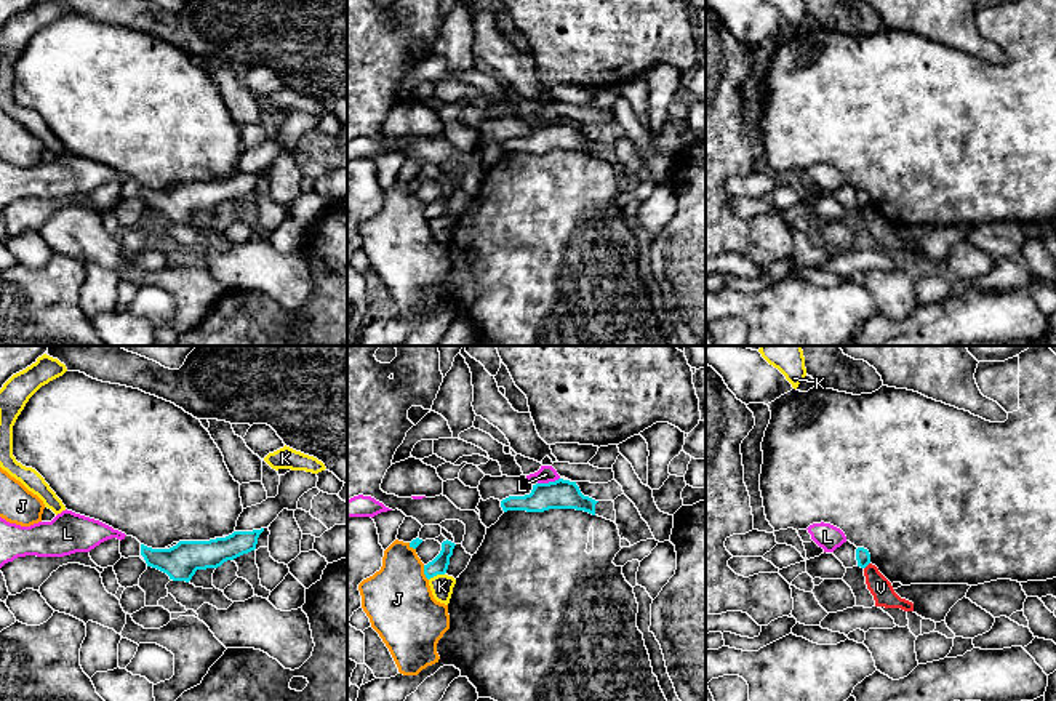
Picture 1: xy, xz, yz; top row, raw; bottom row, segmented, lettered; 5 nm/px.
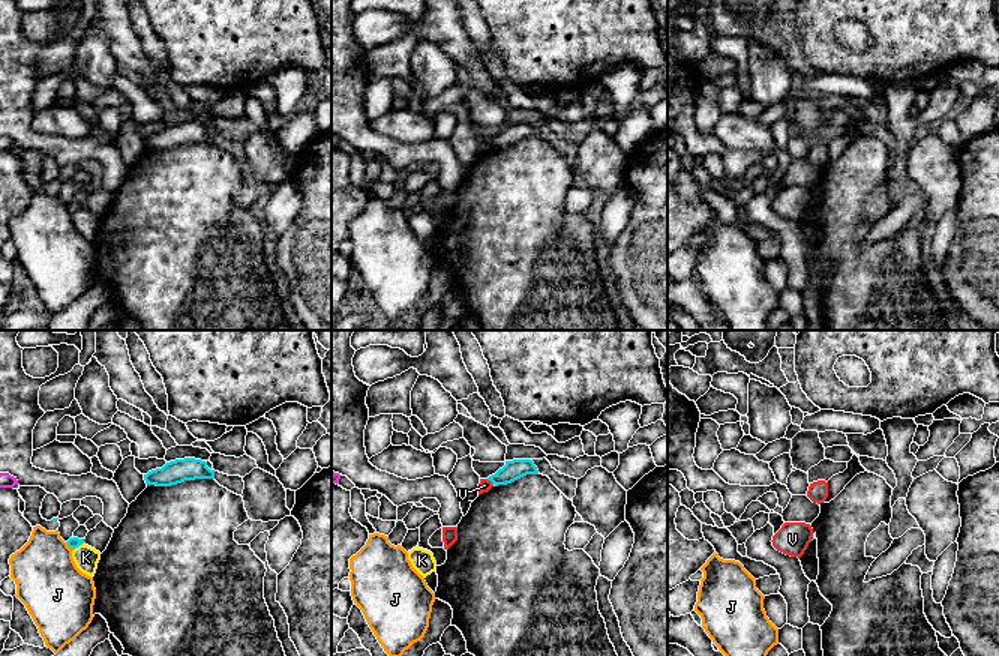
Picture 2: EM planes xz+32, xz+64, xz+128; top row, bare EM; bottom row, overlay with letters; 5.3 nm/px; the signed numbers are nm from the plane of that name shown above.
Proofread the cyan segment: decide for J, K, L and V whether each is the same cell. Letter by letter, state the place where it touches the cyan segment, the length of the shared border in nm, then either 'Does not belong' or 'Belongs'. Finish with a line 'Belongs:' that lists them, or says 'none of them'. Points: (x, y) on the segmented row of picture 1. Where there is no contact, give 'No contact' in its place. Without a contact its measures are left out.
J: Touches cyan at xz (424, 573). Shared border 80 nm. Does not belong
K: Touches cyan at xz (436, 575). Shared border 90 nm. Does not belong
L: Touches cyan at xz (549, 482). Shared border 120 nm. Does not belong
V: Touches cyan at yz (868, 564). Shared border 50 nm. Does not belong
Belongs: none of them

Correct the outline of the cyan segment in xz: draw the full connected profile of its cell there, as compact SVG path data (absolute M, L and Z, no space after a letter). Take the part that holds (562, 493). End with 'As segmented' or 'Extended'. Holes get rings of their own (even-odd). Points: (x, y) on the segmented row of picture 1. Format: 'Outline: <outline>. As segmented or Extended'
Outline: M558 479L549 483L536 483L530 495L509 496L501 501L504 512L526 511L544 512L549 509L576 509L595 515L598 501L584 496L576 482Z. As segmented

